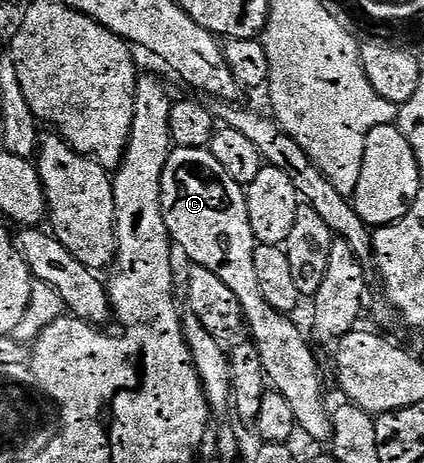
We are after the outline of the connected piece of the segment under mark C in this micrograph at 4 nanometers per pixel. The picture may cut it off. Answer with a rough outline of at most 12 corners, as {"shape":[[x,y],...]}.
{"shape":[[173,148],[168,236],[238,299],[299,432],[332,440],[316,357],[254,272],[245,186],[211,148]]}

